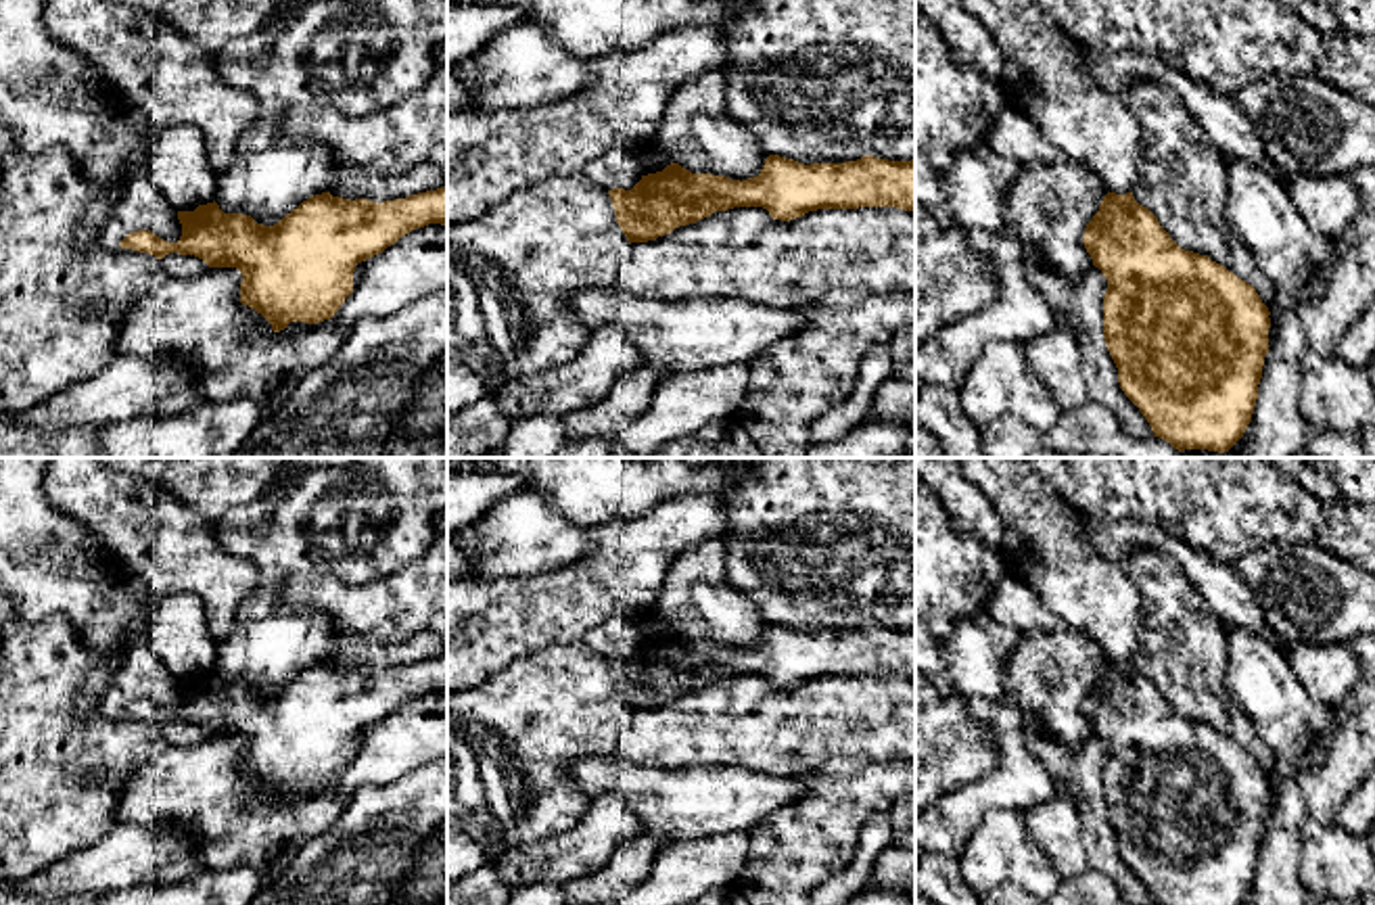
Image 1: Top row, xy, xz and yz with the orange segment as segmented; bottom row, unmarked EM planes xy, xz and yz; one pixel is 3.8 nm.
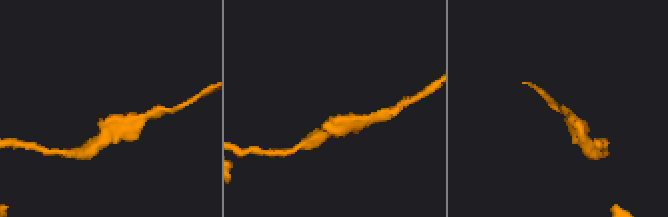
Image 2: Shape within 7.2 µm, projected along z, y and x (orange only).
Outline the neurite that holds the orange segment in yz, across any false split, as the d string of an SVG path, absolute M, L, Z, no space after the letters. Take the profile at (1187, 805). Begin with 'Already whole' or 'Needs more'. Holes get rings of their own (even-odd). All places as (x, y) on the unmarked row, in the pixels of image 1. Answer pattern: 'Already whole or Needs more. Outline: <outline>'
Already whole. Outline: M1108 660L1085 696L1085 717L1108 748L1103 807L1124 863L1149 890L1153 905L1243 905L1252 890L1268 821L1271 780L1252 752L1208 723L1181 717L1133 660Z

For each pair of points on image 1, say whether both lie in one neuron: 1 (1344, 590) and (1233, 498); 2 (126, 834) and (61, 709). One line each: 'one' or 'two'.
1: two
2: two

